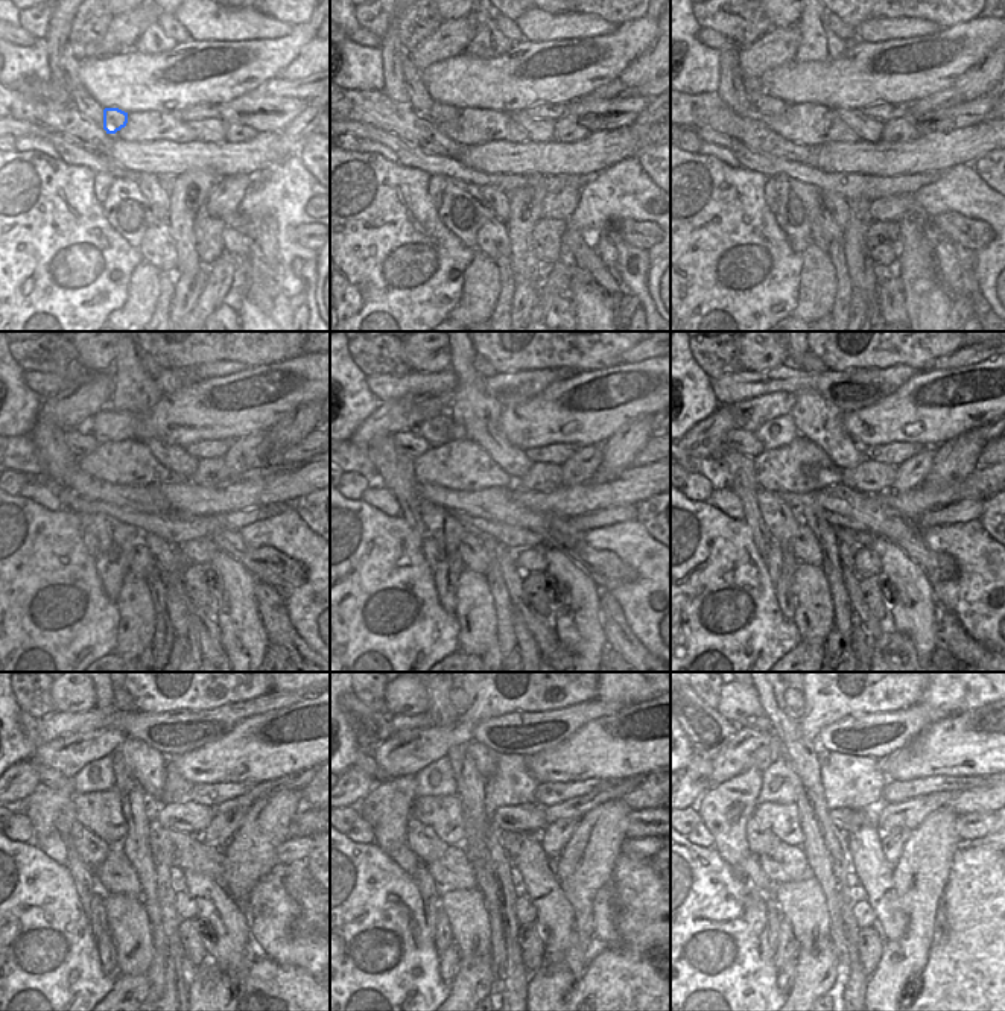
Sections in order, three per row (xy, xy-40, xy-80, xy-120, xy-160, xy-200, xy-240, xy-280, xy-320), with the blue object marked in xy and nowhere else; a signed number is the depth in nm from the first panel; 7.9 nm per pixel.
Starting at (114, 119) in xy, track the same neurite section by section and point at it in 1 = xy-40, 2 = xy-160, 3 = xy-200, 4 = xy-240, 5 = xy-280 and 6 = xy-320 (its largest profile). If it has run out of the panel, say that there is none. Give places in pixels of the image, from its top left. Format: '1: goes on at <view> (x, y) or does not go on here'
1: goes on at xy-40 (438, 113)
2: goes on at xy-160 (409, 443)
3: goes on at xy-200 (747, 443)
4: goes on at xy-240 (53, 779)
5: goes on at xy-280 (367, 763)
6: goes on at xy-320 (701, 768)

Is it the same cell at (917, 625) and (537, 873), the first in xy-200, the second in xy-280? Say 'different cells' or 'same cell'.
same cell

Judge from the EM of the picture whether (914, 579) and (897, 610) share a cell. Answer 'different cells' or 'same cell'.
same cell

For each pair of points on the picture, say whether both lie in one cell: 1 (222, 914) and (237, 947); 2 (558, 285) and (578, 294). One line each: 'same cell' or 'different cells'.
1: same cell
2: different cells

